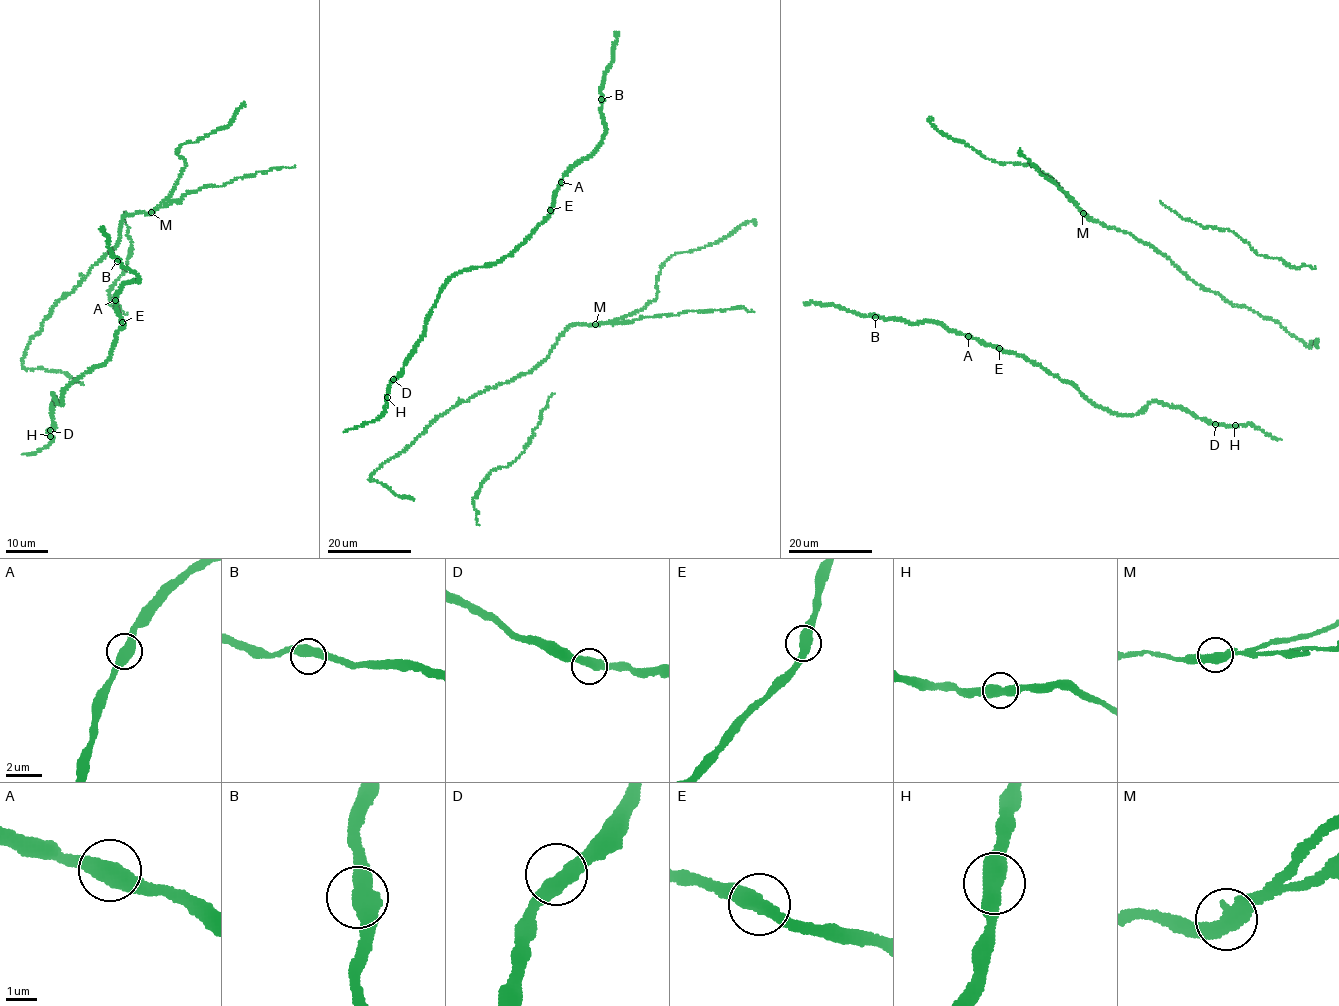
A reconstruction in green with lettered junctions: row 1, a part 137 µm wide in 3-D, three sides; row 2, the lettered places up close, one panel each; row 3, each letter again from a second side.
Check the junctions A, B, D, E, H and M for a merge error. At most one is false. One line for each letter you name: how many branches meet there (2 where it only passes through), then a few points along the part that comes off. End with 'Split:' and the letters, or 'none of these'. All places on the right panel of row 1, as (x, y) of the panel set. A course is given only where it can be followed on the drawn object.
M: branches 2; course (1083, 213), (1074, 200), (1020, 155), (1019, 147)
Split: M

